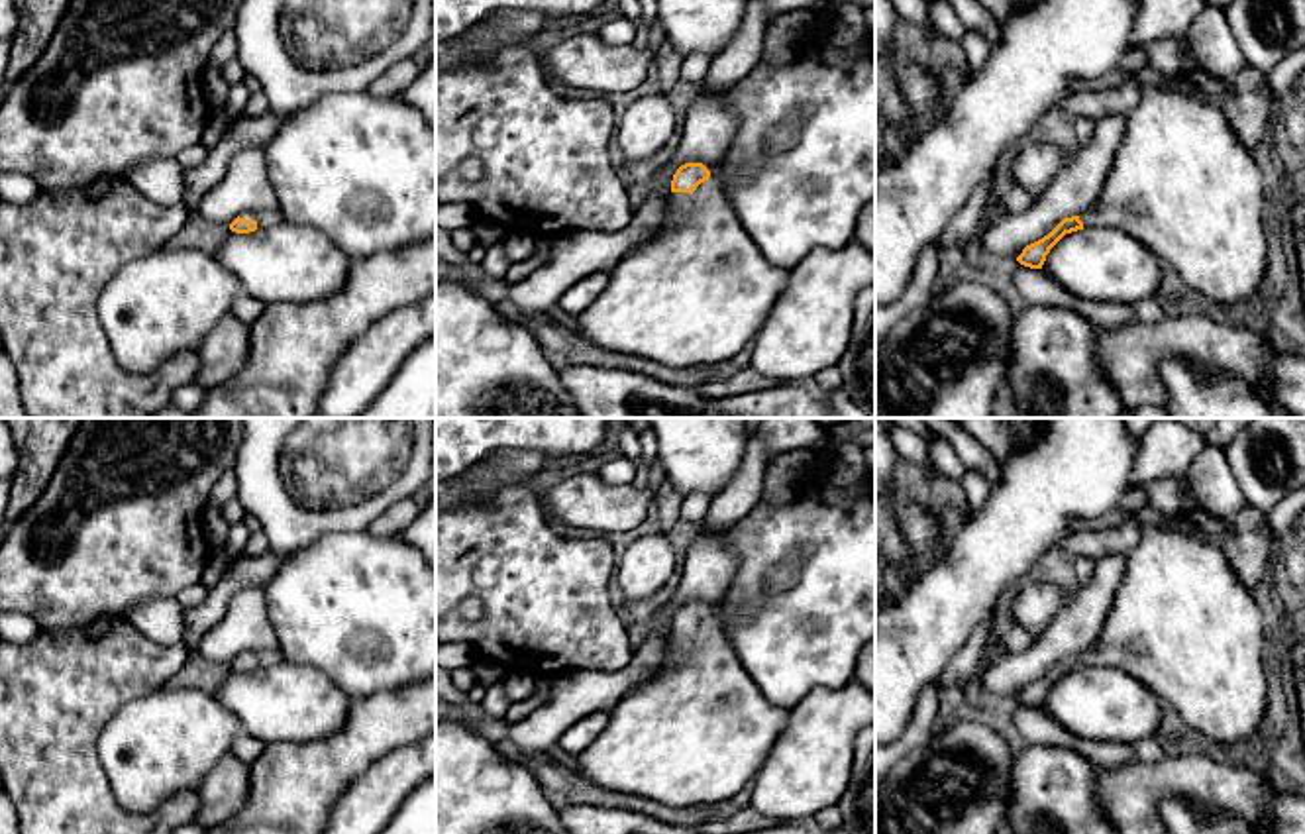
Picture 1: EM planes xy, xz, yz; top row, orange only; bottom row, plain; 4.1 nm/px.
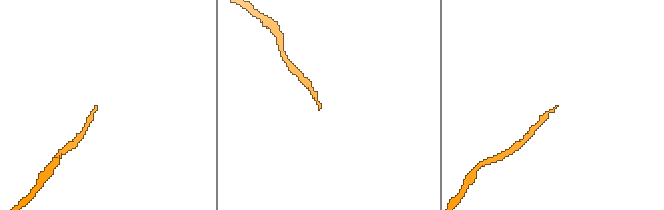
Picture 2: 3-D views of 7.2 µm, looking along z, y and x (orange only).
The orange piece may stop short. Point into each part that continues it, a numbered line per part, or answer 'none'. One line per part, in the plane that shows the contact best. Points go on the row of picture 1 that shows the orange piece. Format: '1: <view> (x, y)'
1: xz (697, 293)

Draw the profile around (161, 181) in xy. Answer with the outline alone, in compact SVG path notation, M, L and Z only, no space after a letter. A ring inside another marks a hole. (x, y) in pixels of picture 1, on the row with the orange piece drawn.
M175 157L139 163L131 167L124 179L157 204L184 206L186 202L184 169L175 161Z

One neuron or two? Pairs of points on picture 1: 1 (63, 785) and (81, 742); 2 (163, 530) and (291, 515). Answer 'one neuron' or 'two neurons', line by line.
1: one neuron
2: two neurons

